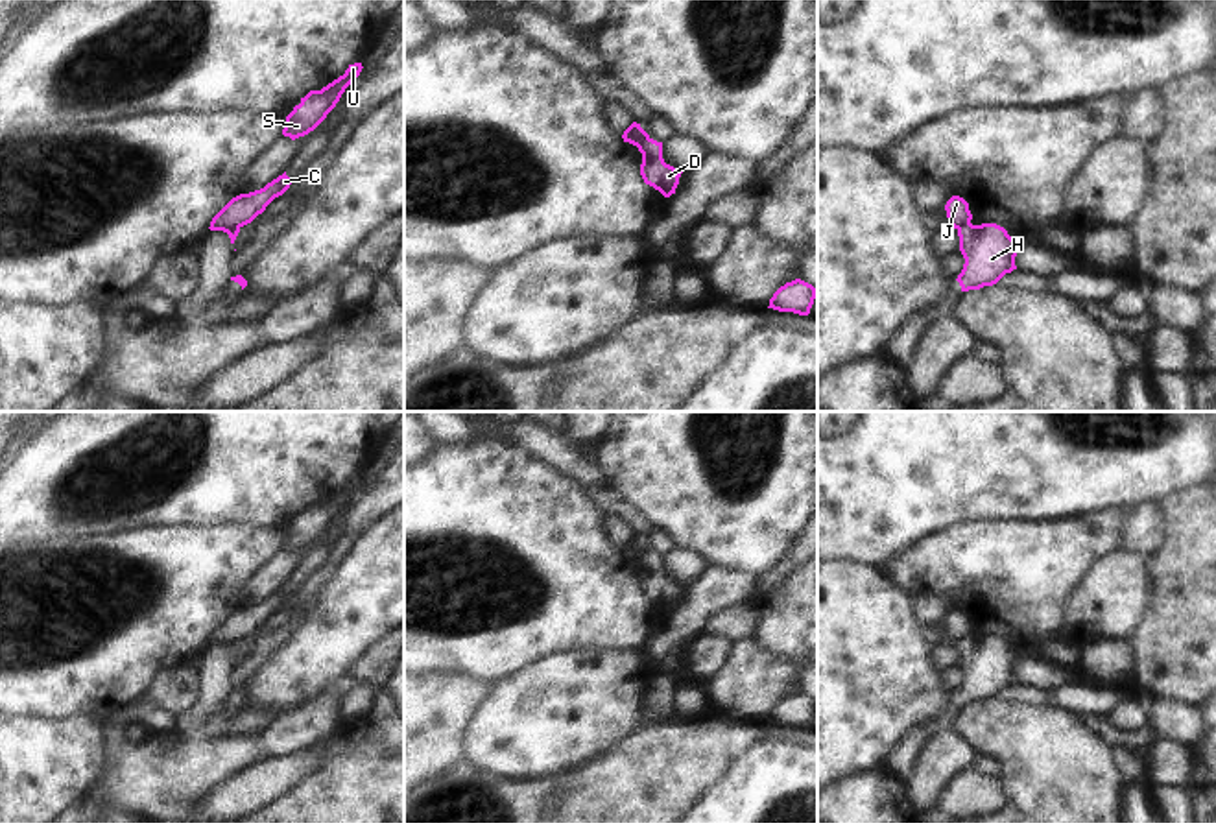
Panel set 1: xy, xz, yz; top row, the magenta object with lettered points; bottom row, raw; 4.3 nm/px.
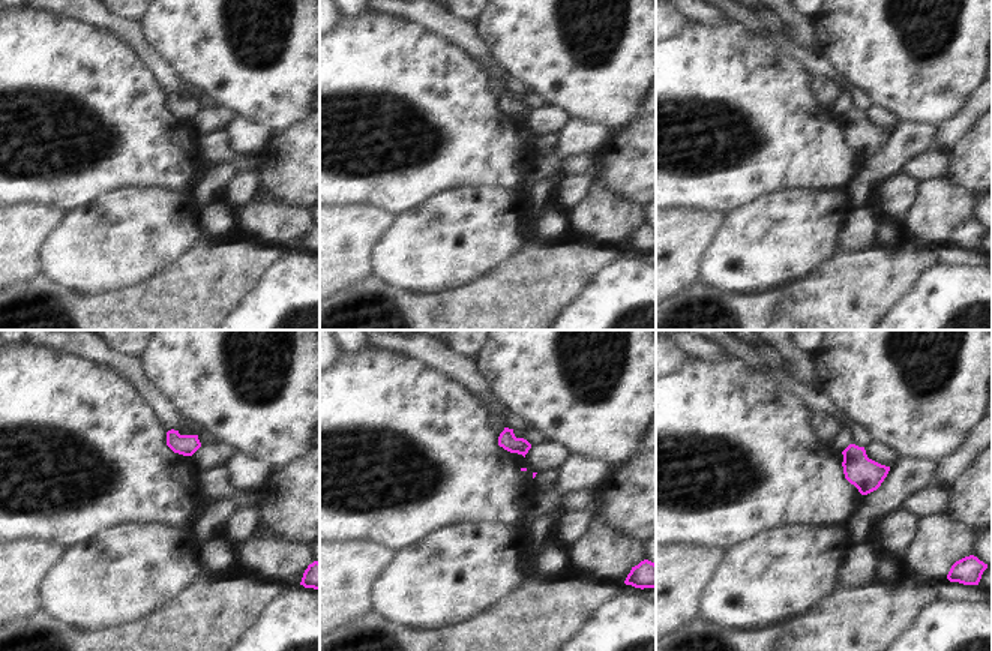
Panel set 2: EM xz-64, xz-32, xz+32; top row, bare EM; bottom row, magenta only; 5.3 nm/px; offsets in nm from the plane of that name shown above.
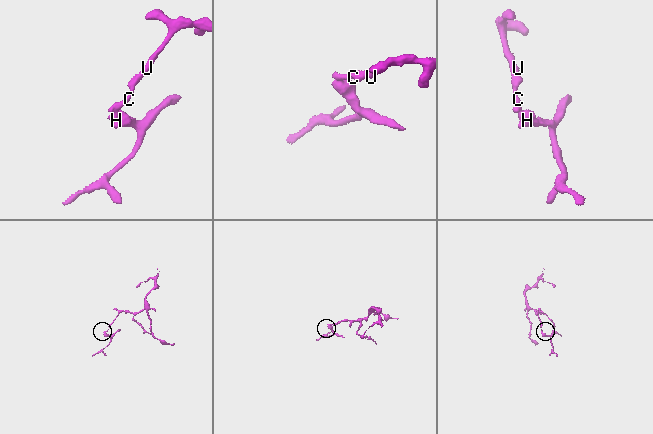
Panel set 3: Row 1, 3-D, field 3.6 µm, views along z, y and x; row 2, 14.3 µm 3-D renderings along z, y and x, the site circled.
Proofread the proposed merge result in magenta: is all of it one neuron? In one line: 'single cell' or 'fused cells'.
fused cells

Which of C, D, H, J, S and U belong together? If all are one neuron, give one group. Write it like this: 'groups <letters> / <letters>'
groups C J S U / D H

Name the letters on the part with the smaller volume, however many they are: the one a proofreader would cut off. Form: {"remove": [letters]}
{"remove": ["D", "H"]}

